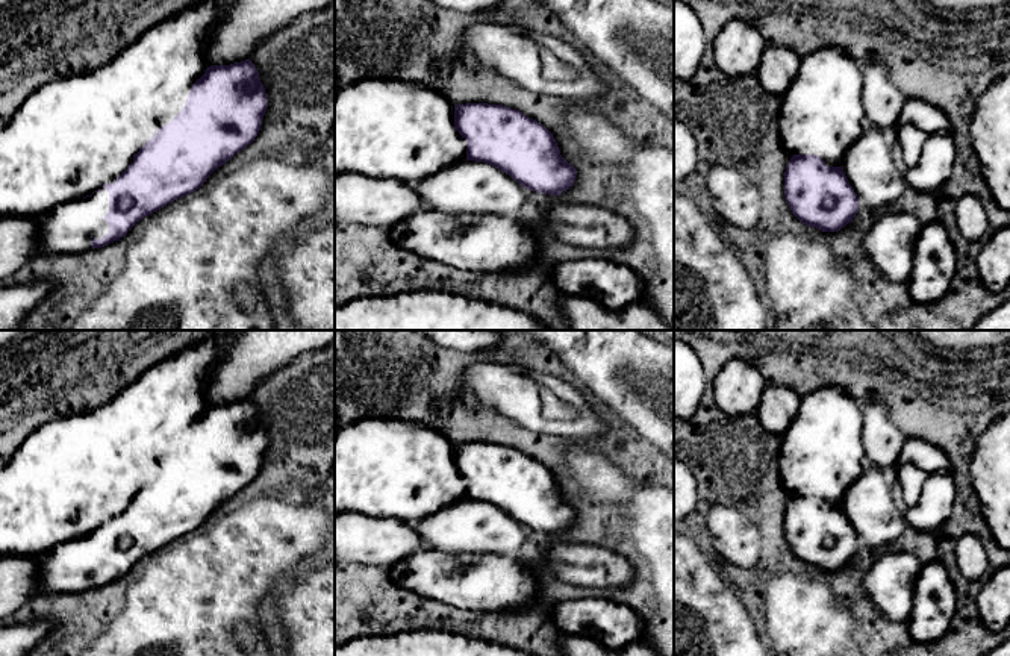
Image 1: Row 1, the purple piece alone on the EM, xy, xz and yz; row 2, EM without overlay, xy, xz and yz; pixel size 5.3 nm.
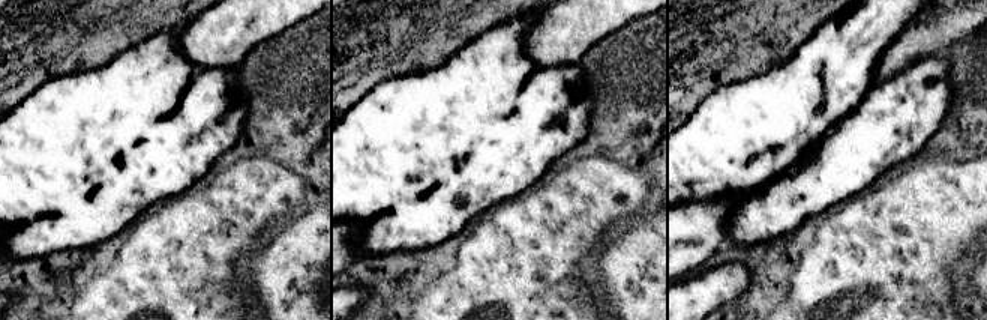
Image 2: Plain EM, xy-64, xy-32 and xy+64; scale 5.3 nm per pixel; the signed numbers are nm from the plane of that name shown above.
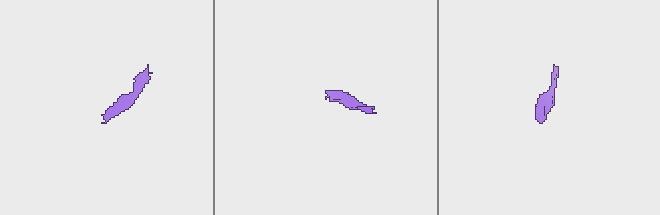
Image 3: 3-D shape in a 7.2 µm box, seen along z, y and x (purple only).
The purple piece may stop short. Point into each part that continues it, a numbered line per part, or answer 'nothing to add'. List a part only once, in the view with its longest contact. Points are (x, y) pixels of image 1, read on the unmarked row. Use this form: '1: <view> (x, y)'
1: xy (70, 568)

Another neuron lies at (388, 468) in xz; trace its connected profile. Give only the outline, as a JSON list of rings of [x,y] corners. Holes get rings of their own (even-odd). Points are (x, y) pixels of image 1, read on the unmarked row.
[[[362,417],[335,430],[335,514],[419,521],[466,498],[466,479],[454,468],[454,442],[409,420]]]

